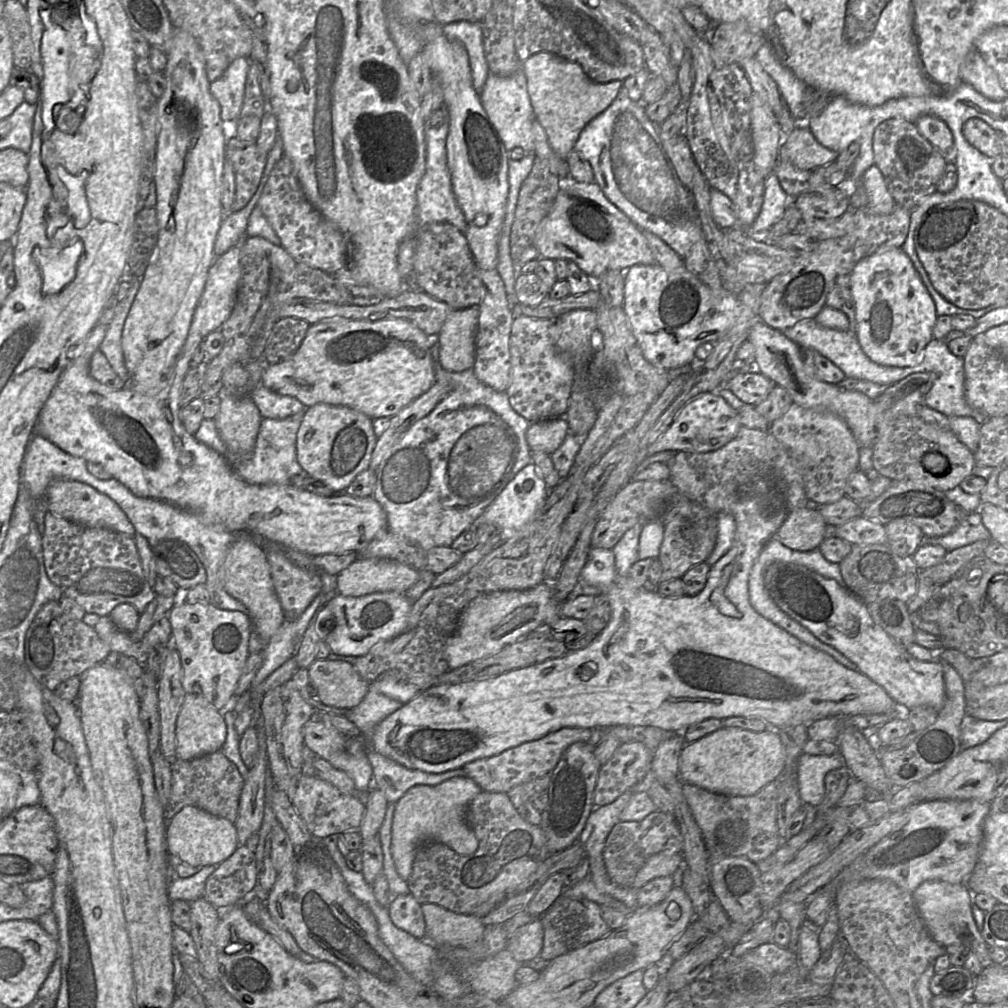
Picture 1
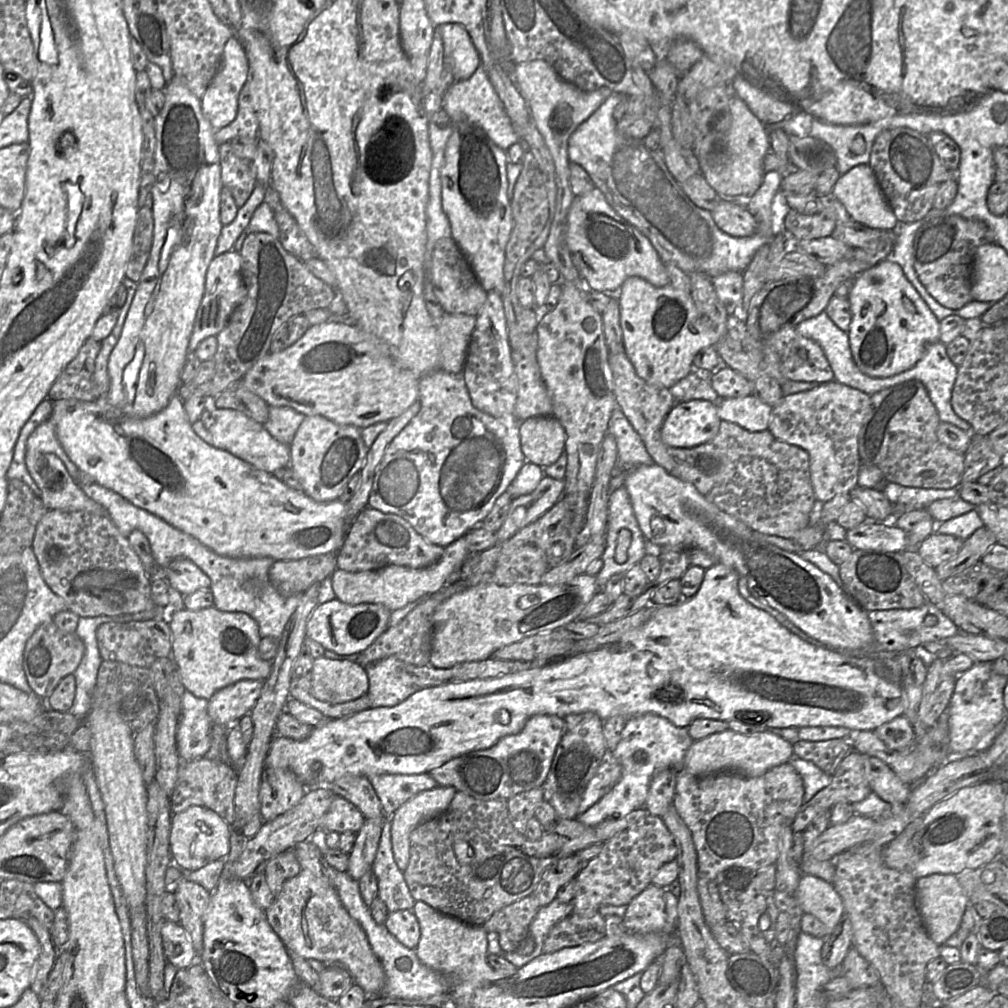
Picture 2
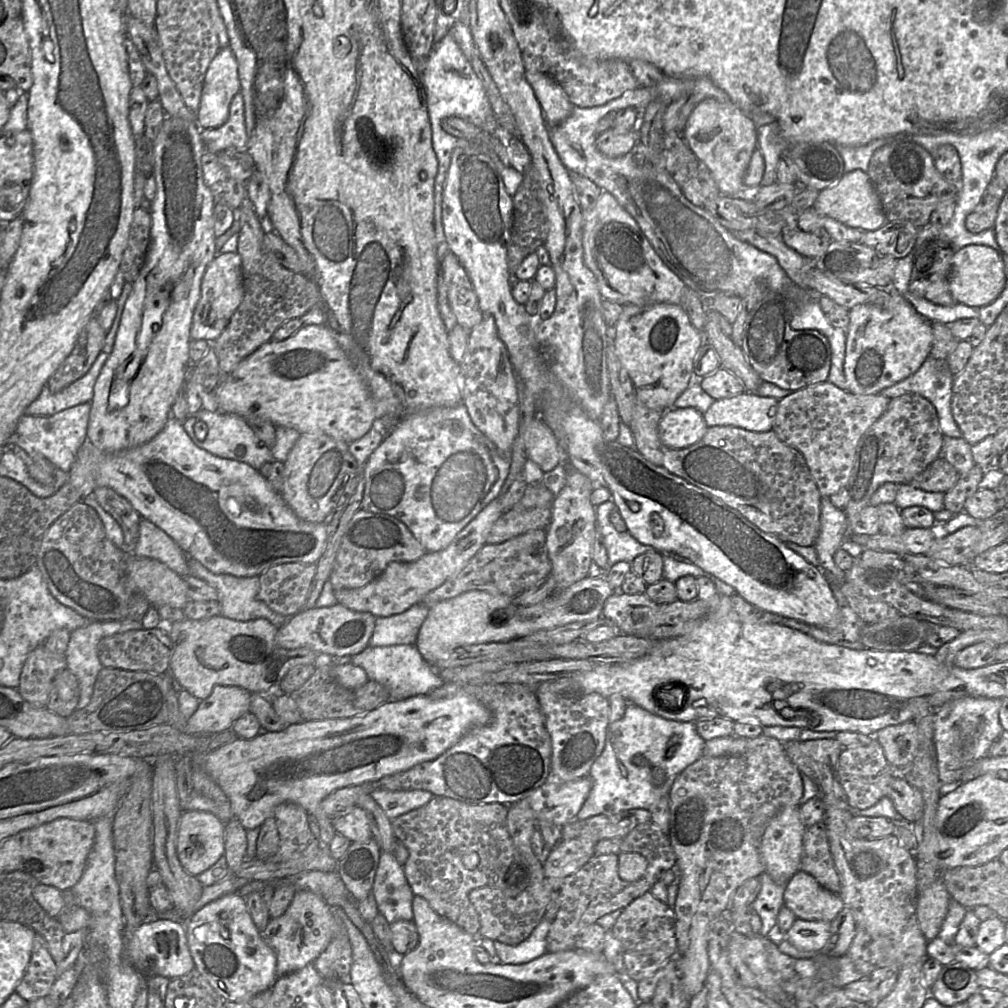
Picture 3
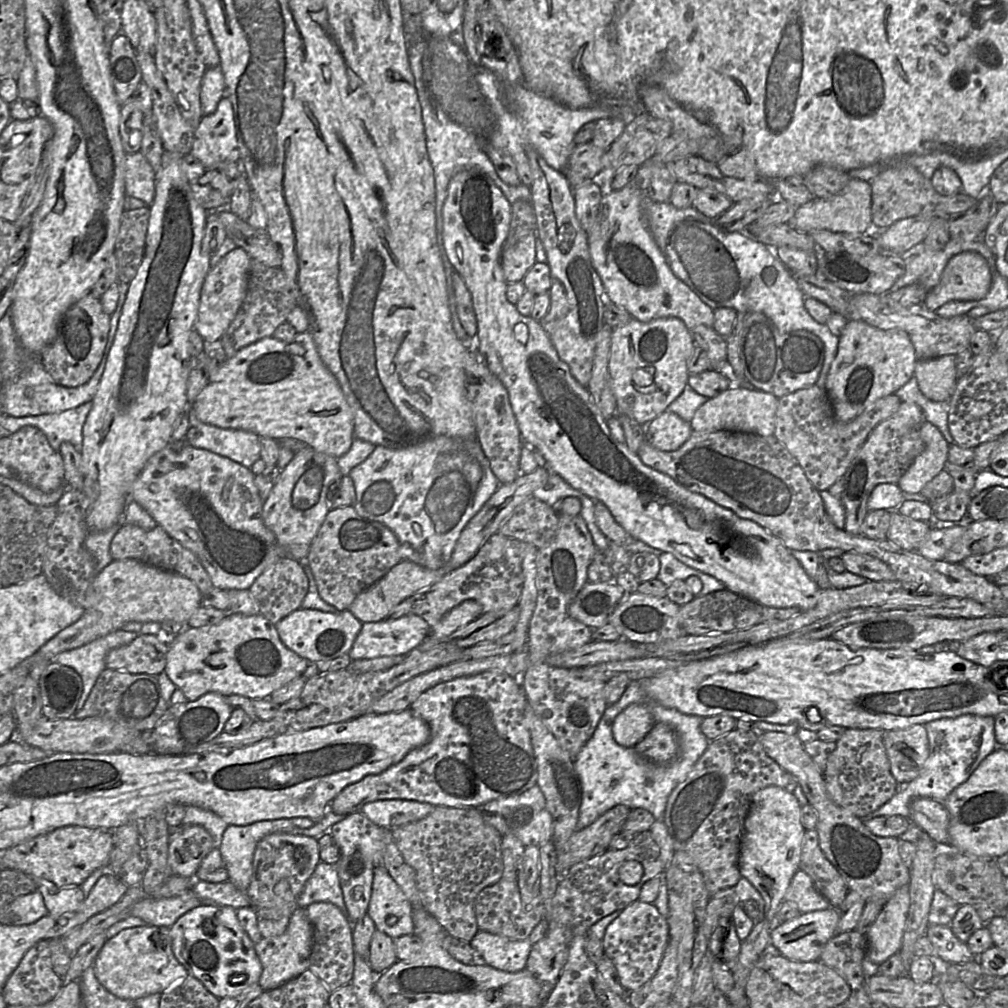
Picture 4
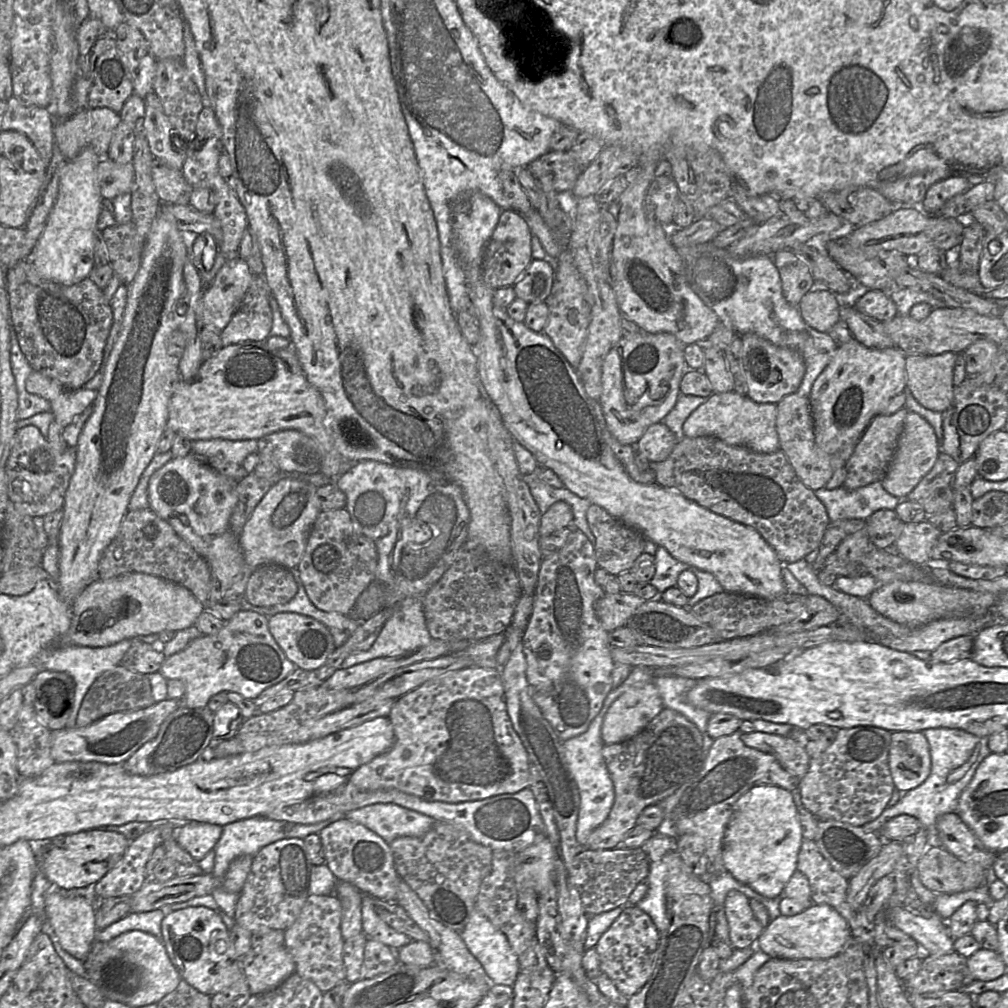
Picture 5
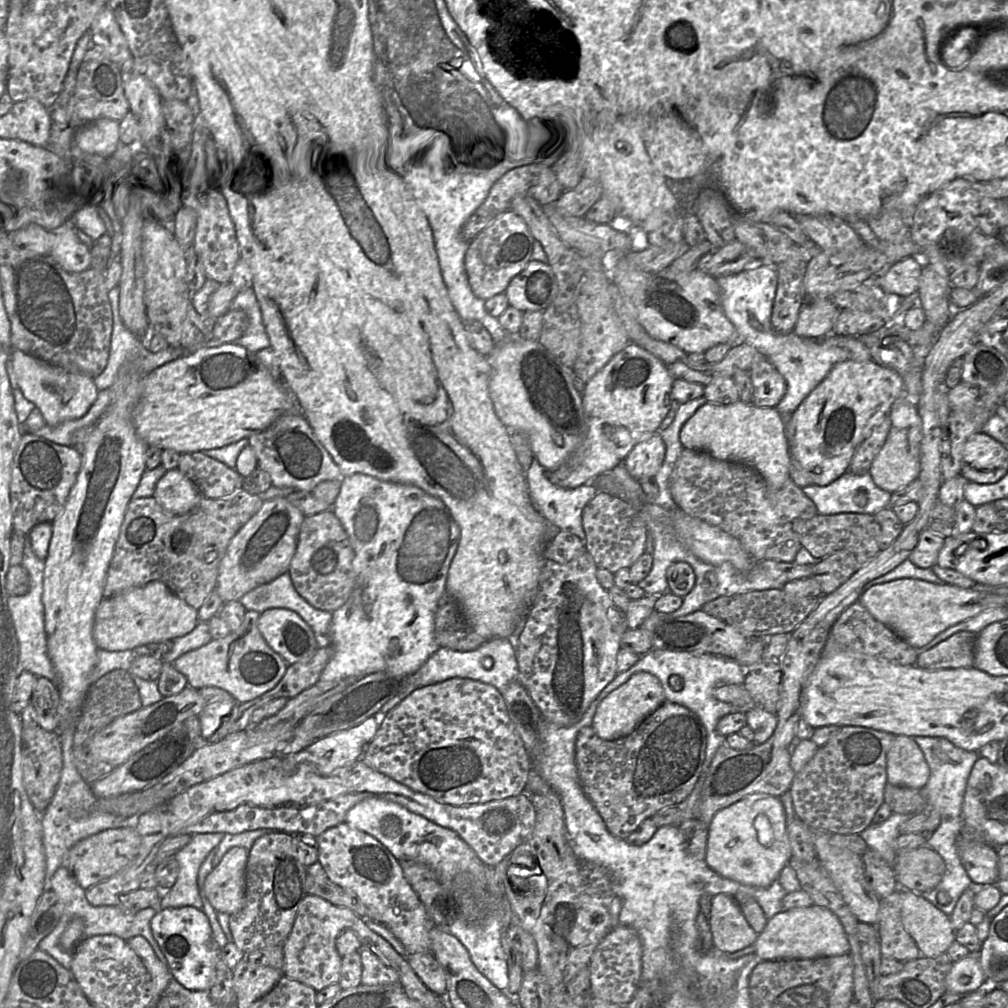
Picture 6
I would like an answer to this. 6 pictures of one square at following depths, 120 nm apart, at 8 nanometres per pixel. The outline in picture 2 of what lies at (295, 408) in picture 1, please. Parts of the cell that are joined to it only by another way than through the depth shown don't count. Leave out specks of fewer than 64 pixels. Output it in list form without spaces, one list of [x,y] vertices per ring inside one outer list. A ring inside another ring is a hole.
[[[269,407],[264,427],[277,441],[290,445],[305,418],[305,415],[289,407]]]

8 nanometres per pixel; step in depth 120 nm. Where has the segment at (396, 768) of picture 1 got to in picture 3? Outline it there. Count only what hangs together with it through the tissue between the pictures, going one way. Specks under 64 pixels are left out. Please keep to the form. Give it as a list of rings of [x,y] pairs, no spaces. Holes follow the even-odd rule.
[[[377,789],[371,793],[371,796],[382,808],[387,818],[394,820],[426,805],[434,795],[426,790],[390,791]]]

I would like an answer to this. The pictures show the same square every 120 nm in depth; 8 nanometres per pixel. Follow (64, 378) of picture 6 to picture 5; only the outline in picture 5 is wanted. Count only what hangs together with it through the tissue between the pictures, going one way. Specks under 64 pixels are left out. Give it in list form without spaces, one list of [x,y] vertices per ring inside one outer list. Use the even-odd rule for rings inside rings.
[[[33,370],[25,383],[26,391],[38,395],[51,404],[53,421],[49,426],[47,440],[60,452],[70,448],[63,438],[63,431],[87,407],[93,406],[98,391],[67,389],[57,381]]]

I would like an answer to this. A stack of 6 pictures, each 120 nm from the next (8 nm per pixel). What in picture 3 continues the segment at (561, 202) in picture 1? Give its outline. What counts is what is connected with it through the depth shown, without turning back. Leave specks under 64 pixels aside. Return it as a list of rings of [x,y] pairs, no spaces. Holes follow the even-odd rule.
[[[602,191],[596,204],[582,216],[584,263],[594,274],[603,299],[622,306],[680,305],[686,285],[665,265],[636,220],[611,193]]]

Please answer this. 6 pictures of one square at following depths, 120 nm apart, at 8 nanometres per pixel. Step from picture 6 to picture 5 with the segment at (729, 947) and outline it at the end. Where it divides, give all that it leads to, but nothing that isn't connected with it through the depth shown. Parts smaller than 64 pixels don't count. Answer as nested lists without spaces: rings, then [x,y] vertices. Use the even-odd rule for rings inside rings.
[[[730,891],[723,903],[723,909],[732,947],[741,950],[755,946],[763,926],[754,917],[748,897],[737,891]]]

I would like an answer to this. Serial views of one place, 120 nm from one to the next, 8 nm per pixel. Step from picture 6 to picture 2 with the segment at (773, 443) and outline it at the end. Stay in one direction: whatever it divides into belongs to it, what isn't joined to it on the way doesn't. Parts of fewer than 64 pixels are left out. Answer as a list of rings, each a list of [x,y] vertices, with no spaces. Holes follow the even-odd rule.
[[[753,394],[723,398],[717,403],[717,415],[721,420],[736,423],[750,432],[768,429],[772,409]]]

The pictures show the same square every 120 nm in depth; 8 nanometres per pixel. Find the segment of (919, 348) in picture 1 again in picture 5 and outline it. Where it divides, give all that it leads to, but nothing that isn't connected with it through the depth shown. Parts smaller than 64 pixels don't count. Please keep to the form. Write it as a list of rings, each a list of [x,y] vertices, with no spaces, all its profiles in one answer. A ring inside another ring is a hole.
[[[855,338],[837,347],[808,396],[814,422],[815,442],[820,449],[833,454],[848,443],[857,443],[871,420],[879,415],[894,396],[906,389],[906,356],[896,346],[881,350],[873,349],[864,346]]]

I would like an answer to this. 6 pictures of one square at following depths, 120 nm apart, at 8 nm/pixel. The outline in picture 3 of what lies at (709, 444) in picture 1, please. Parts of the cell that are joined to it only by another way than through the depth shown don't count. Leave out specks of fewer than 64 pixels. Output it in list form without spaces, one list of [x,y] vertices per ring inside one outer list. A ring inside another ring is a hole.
[[[670,408],[662,415],[658,433],[666,447],[682,449],[698,442],[707,429],[703,414],[695,408]]]

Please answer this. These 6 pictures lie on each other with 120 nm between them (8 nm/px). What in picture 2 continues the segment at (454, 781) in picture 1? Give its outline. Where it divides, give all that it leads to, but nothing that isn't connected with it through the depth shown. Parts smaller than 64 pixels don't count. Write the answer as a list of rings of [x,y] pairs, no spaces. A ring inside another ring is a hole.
[[[451,786],[423,791],[401,805],[391,816],[393,854],[401,871],[406,870],[410,860],[410,833],[422,822],[444,813],[456,792]]]

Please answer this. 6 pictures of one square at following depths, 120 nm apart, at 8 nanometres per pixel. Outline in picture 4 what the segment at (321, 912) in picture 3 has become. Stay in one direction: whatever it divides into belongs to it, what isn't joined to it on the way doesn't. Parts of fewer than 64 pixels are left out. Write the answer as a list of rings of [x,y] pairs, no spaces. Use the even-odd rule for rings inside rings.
[[[298,907],[291,915],[286,931],[276,937],[263,938],[255,944],[255,951],[262,964],[258,984],[264,991],[280,987],[308,970],[313,944],[313,926],[305,909]]]

